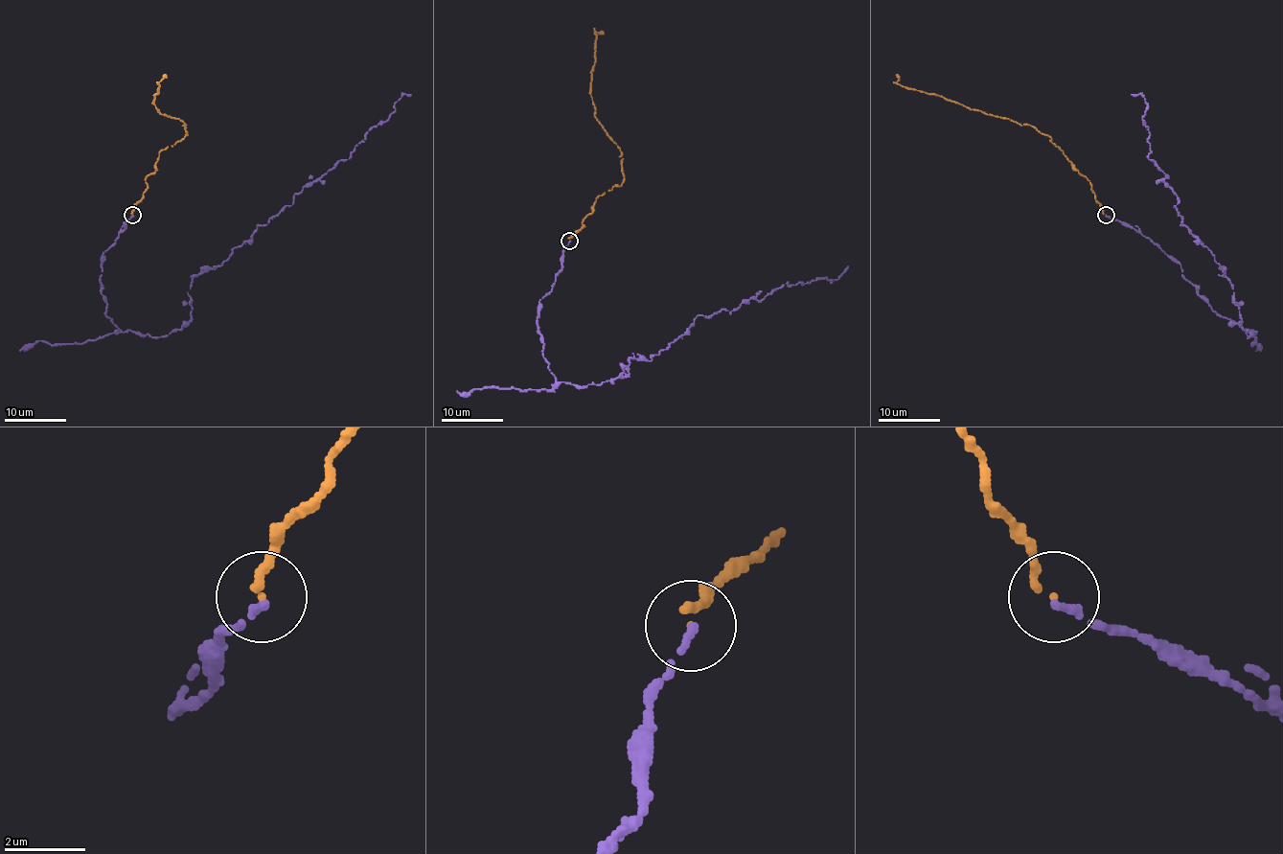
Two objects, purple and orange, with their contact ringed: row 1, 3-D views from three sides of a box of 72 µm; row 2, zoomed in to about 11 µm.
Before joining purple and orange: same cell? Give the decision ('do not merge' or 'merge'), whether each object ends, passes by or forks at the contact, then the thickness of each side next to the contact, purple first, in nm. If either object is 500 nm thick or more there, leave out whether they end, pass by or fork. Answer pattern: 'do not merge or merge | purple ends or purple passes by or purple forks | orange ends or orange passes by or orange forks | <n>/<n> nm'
merge | purple ends | orange ends | 190/180 nm

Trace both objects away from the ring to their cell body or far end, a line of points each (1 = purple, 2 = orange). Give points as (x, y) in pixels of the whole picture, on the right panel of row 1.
1: (1106, 216), (1252, 335), (1225, 268), (1180, 225), (1148, 158), (1145, 98), (1131, 95)
2: (1106, 215), (1095, 198), (1092, 185), (1051, 138), (1028, 124), (1020, 126), (899, 85), (898, 75)

